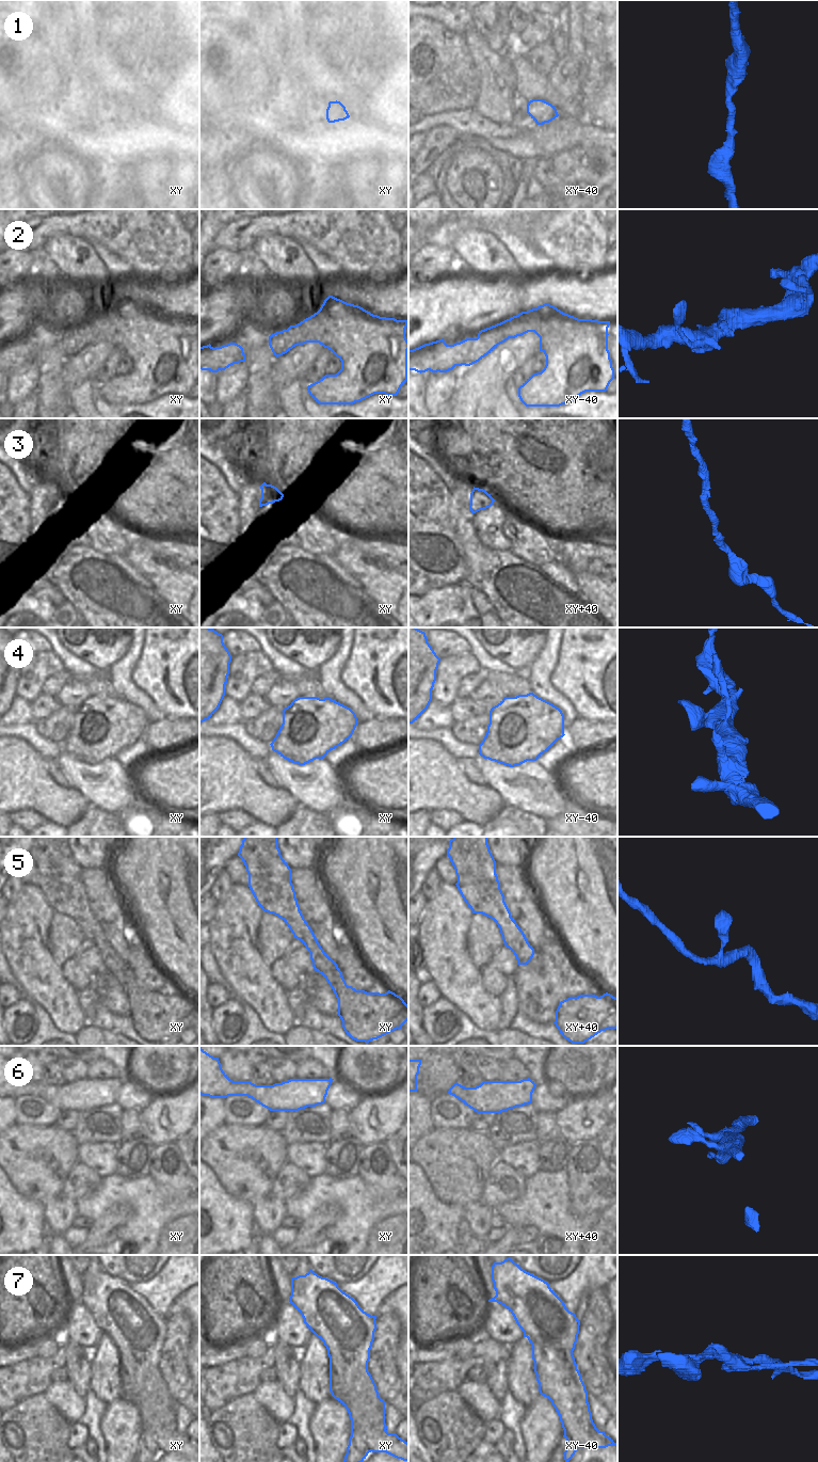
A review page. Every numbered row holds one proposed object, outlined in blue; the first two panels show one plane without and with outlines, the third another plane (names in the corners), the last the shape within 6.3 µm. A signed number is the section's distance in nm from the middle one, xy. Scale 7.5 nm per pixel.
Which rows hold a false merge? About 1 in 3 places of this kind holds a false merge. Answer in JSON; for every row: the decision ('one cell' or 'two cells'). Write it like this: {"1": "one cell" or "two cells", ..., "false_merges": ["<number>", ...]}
{"1": "one cell", "2": "one cell", "3": "one cell", "4": "one cell", "5": "one cell", "6": "one cell", "7": "two cells", "false_merges": ["7"]}

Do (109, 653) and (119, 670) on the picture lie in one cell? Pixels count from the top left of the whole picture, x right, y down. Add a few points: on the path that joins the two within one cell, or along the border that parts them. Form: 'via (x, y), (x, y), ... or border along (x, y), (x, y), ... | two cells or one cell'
border along (130, 642), (127, 651), (107, 670) | two cells

